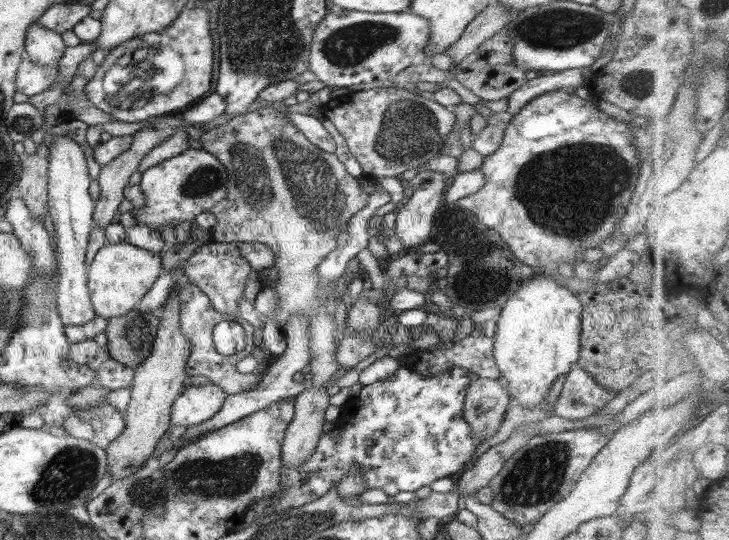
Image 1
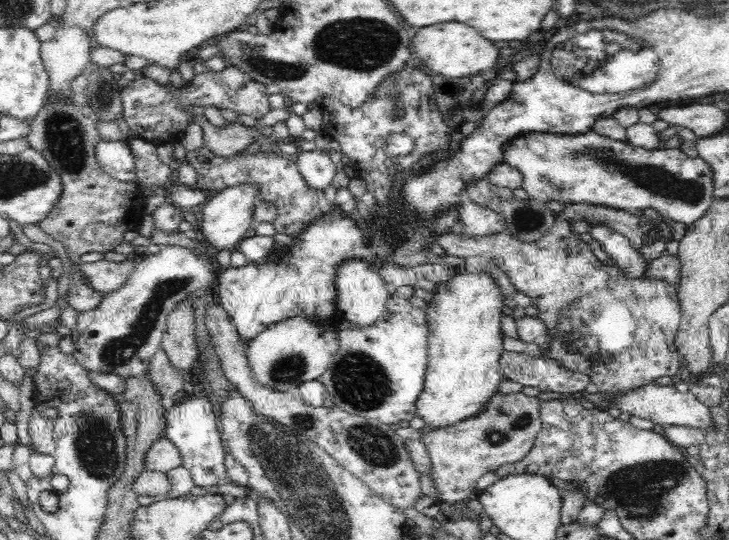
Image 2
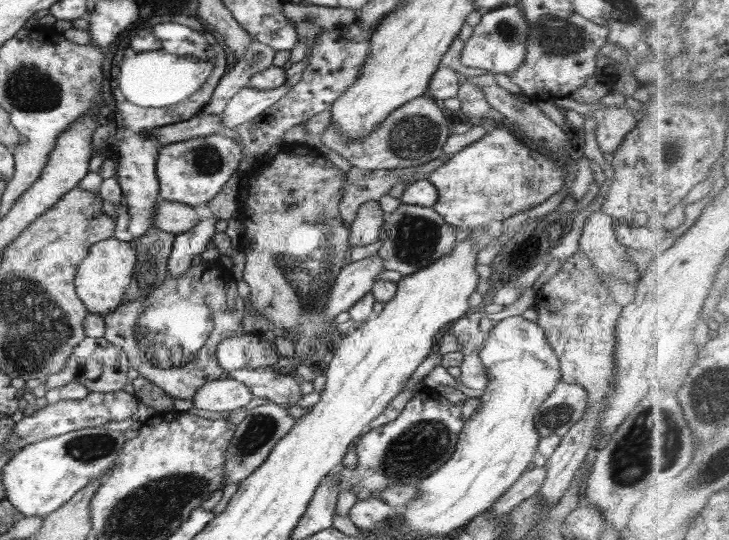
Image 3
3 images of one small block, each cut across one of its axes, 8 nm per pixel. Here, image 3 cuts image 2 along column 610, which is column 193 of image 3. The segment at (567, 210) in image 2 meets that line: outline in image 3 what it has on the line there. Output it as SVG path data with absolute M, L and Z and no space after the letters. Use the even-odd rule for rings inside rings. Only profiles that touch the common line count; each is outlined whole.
M164 200L156 201L153 224L156 229L162 229L172 234L188 232L201 220L198 219L194 207L182 203L172 203Z

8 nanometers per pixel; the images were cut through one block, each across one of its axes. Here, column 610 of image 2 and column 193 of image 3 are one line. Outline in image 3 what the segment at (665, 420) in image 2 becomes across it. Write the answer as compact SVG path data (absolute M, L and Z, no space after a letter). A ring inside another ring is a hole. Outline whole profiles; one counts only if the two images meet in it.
M225 378L210 380L192 398L194 408L210 412L228 412L244 408L253 399L248 384Z

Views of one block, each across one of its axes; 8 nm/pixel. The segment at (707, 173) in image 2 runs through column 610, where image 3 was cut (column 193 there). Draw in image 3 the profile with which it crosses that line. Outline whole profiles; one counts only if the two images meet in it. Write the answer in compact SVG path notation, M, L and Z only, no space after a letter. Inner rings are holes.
M214 133L160 146L155 164L159 199L195 207L206 204L222 191L243 158L240 145L226 133Z

